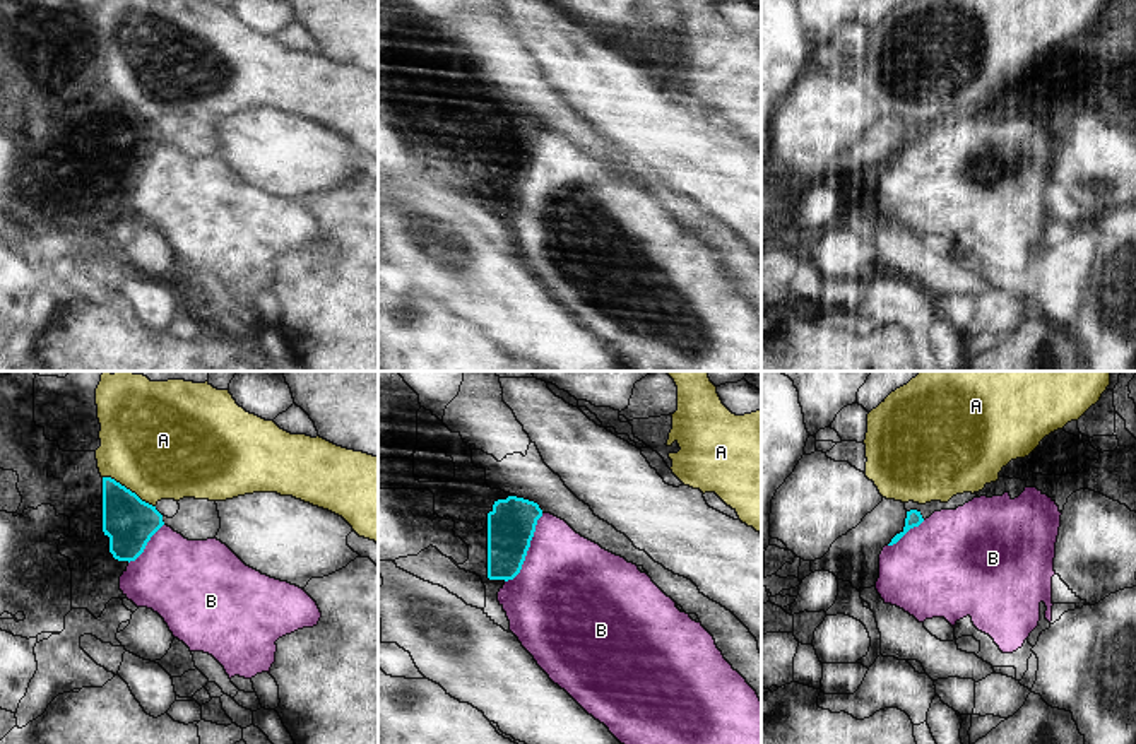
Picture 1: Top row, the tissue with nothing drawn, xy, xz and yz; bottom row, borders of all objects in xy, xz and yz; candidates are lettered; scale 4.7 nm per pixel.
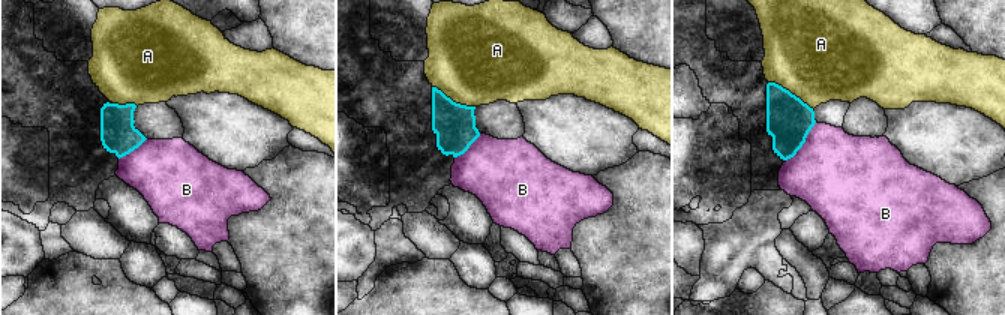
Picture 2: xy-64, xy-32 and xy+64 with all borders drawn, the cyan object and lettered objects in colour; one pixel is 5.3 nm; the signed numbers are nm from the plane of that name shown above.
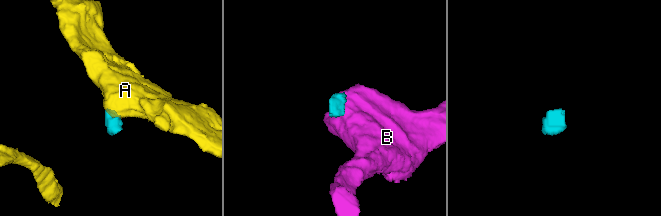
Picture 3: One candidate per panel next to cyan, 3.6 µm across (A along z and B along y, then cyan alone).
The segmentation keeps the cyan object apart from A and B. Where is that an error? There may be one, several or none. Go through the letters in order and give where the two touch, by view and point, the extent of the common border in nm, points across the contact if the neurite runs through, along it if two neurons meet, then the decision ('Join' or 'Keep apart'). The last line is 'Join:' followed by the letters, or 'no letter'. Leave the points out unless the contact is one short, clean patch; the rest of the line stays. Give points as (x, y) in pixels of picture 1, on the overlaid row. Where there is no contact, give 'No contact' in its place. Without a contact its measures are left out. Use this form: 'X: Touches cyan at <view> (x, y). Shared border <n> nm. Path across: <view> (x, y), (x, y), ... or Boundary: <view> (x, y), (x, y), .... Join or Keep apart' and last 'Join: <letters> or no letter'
A: Touches cyan at xy (129, 490). Shared border 280 nm. Path across: xy (129, 522), (129, 490), (141, 462), (158, 445). Join
B: Touches cyan at xz (527, 549). Shared border 380 nm. Boundary: xz (543, 513), (522, 568), (505, 582). Keep apart
Join: A.

